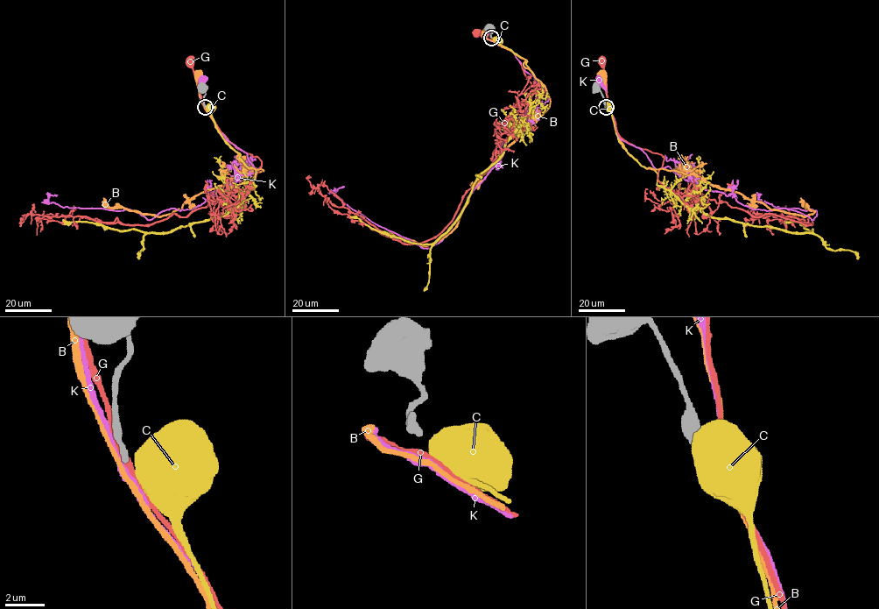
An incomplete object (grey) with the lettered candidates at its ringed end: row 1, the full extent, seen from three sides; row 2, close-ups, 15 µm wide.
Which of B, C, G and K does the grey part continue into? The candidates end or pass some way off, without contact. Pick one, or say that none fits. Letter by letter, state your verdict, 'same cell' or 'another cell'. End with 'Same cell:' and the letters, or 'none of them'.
B: another cell
C: another cell
G: another cell
K: another cell
Same cell: none of them

